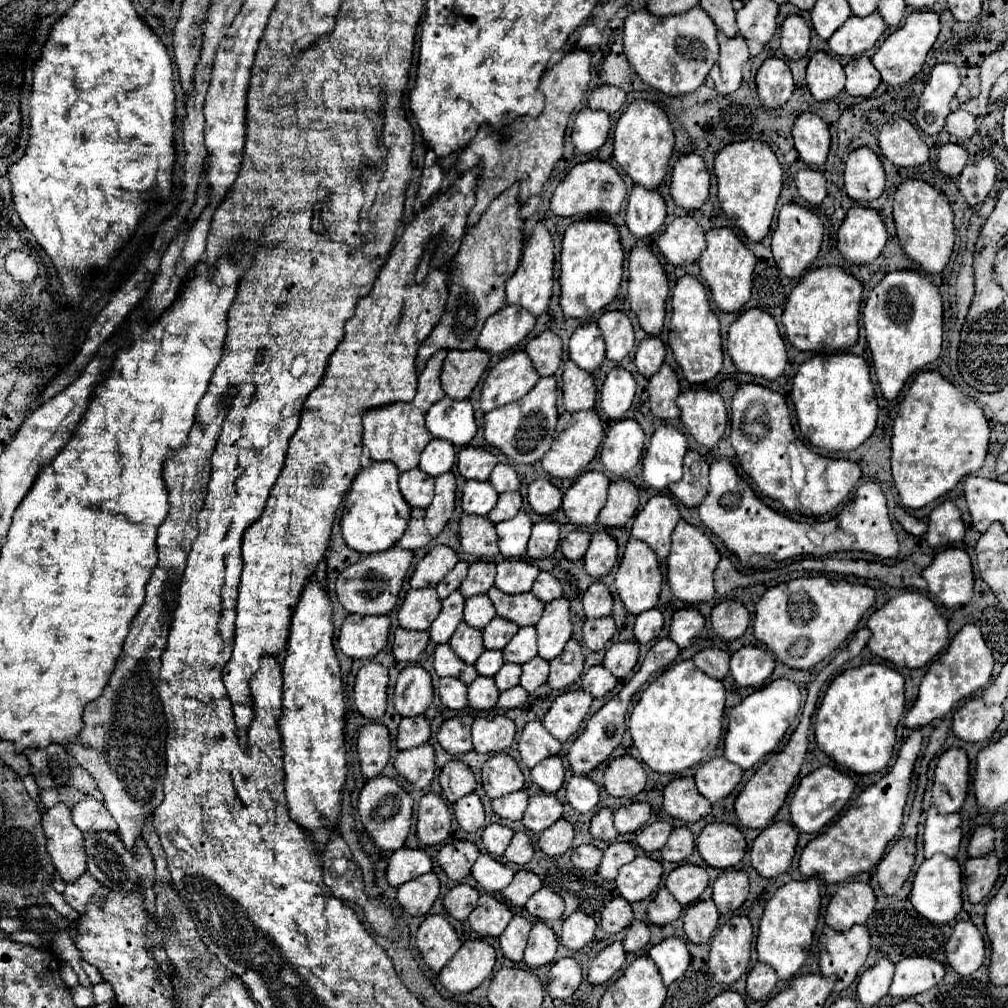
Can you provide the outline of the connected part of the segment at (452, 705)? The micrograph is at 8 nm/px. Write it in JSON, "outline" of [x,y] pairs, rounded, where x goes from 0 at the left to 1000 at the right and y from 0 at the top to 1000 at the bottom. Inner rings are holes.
{"outline":[[[447,672],[436,674],[436,691],[439,695],[439,699],[447,705],[457,705],[463,699],[463,691],[461,691],[461,680],[457,680],[457,676],[449,676]]]}

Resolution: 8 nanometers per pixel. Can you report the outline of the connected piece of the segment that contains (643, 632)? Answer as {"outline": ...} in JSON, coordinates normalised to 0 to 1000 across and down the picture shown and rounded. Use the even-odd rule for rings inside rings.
{"outline":[[[644,604],[636,610],[632,610],[630,616],[630,636],[632,638],[644,638],[652,632],[652,616],[654,616],[654,626],[658,622],[658,610],[654,608],[654,604]]]}

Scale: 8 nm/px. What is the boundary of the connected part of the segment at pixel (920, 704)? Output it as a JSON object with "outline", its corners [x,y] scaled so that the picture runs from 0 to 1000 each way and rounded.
{"outline":[[[957,620],[945,632],[941,644],[930,656],[926,656],[922,660],[922,666],[918,668],[918,672],[912,680],[910,695],[898,711],[898,719],[908,723],[908,721],[922,719],[930,713],[936,713],[951,695],[977,684],[983,674],[983,666],[985,666],[985,650],[983,650],[983,644],[979,642],[971,622]]]}

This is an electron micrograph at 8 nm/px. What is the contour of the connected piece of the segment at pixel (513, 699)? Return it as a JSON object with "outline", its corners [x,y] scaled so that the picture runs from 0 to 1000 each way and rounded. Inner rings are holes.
{"outline":[[[515,680],[509,682],[509,684],[503,684],[501,688],[495,689],[493,703],[499,703],[499,705],[501,703],[513,703],[513,701],[517,701],[523,695],[523,689],[525,688],[521,688],[521,684],[517,684]]]}

